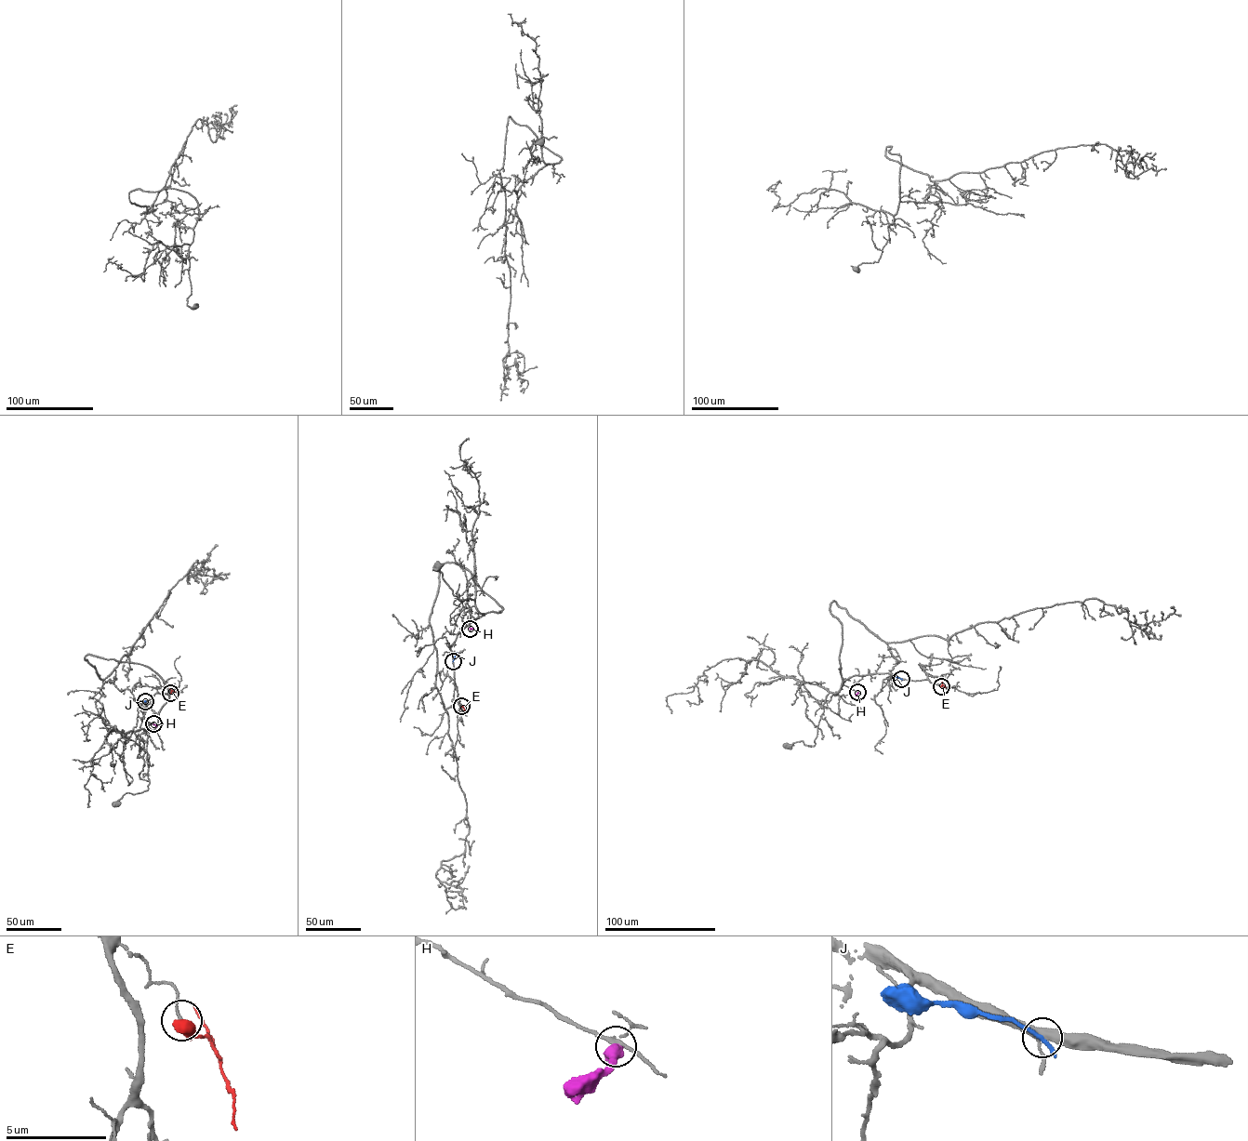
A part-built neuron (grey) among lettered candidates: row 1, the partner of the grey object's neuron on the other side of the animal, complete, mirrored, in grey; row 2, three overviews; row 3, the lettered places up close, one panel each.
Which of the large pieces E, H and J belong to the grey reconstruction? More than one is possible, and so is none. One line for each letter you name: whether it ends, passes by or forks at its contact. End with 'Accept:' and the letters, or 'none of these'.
Accept: none of these

